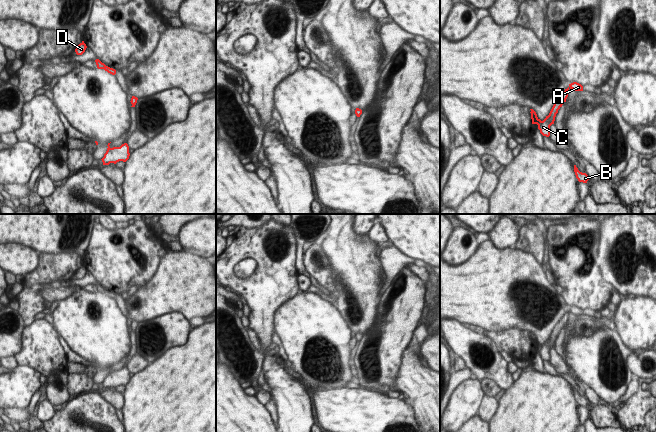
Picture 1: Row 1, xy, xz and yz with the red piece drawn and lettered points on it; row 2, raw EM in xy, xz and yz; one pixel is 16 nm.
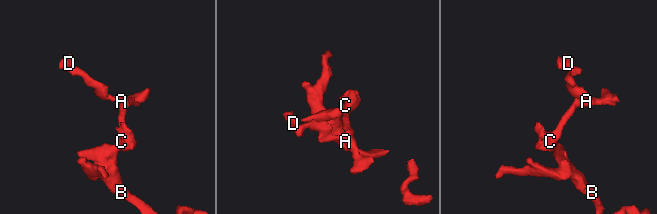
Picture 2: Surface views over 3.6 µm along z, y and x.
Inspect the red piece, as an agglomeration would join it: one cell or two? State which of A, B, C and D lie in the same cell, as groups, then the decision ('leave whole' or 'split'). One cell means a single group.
groups A B C D; leave whole

